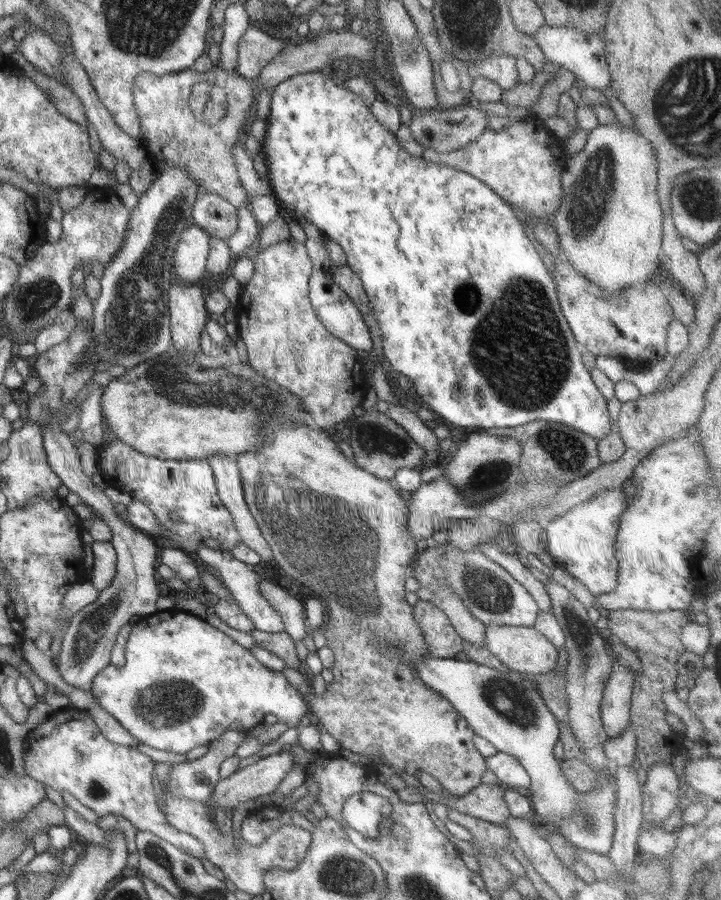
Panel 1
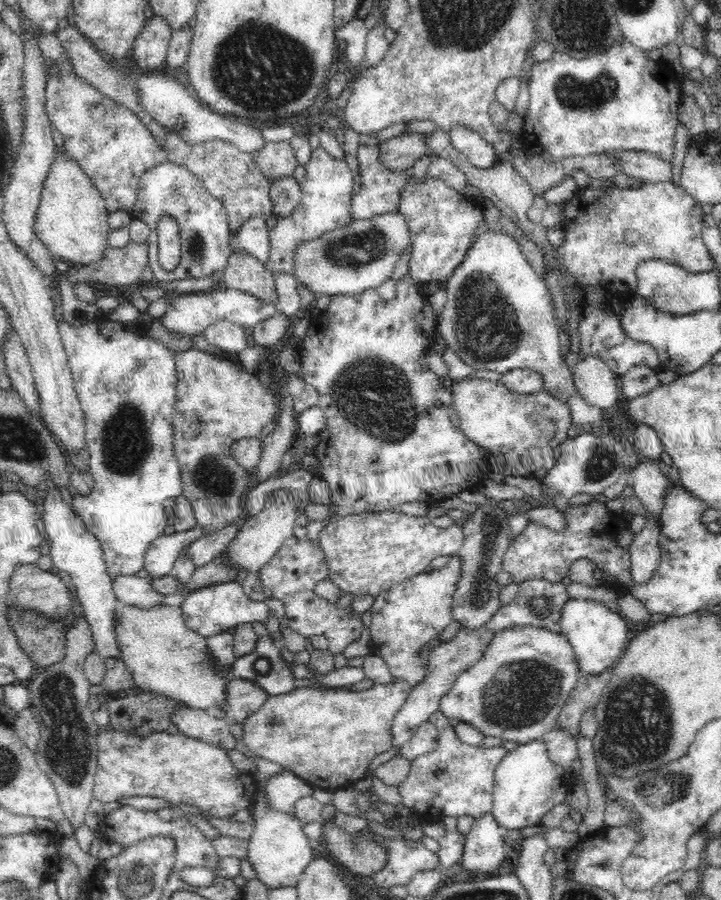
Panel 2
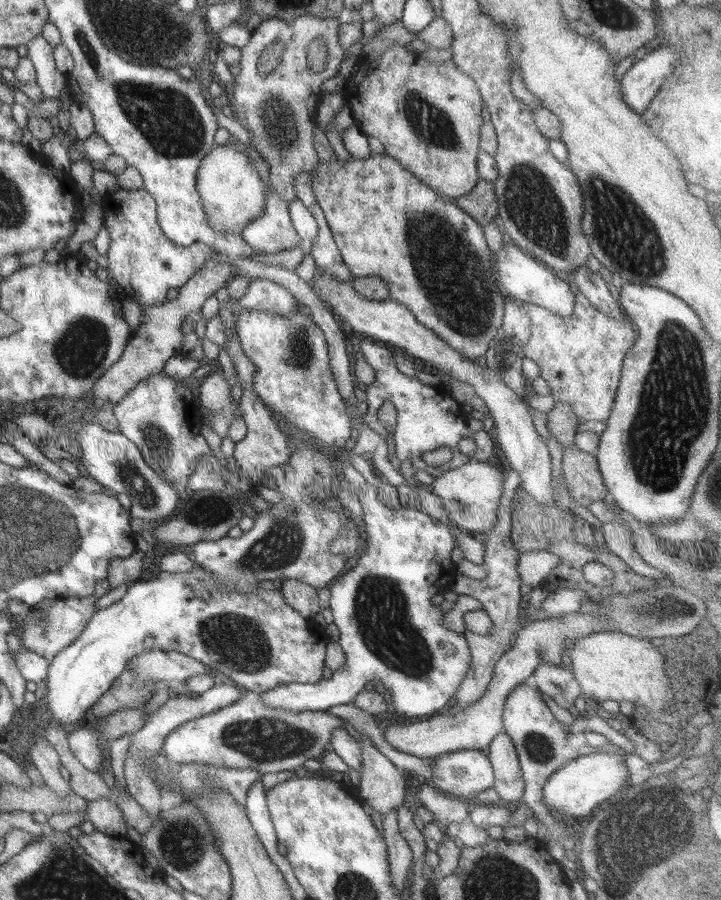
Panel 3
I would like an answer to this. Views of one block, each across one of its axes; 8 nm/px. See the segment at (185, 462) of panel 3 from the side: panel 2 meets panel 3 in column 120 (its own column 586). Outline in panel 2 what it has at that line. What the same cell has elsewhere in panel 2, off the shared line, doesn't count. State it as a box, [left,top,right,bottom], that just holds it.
[437,229,614,433]

